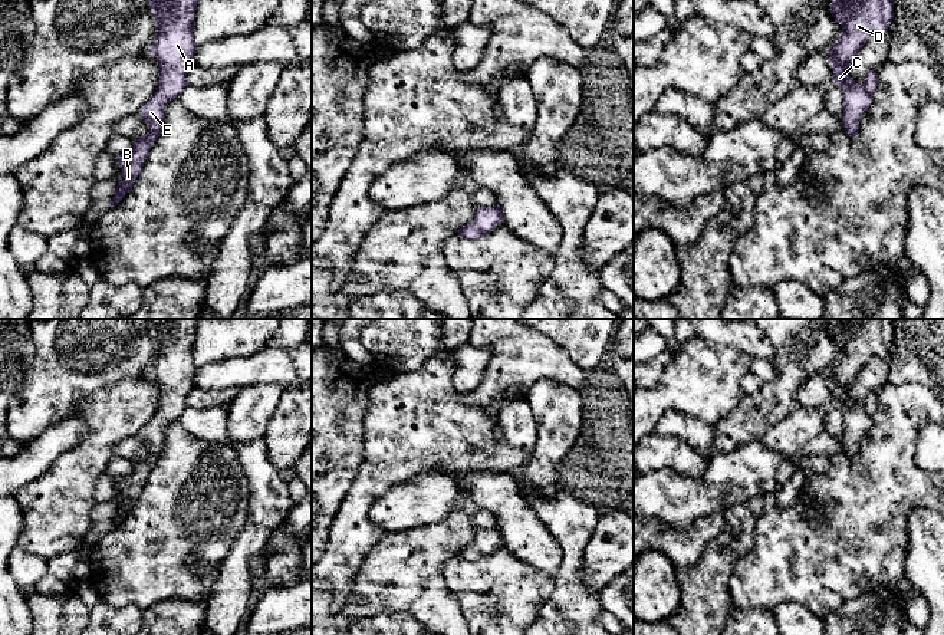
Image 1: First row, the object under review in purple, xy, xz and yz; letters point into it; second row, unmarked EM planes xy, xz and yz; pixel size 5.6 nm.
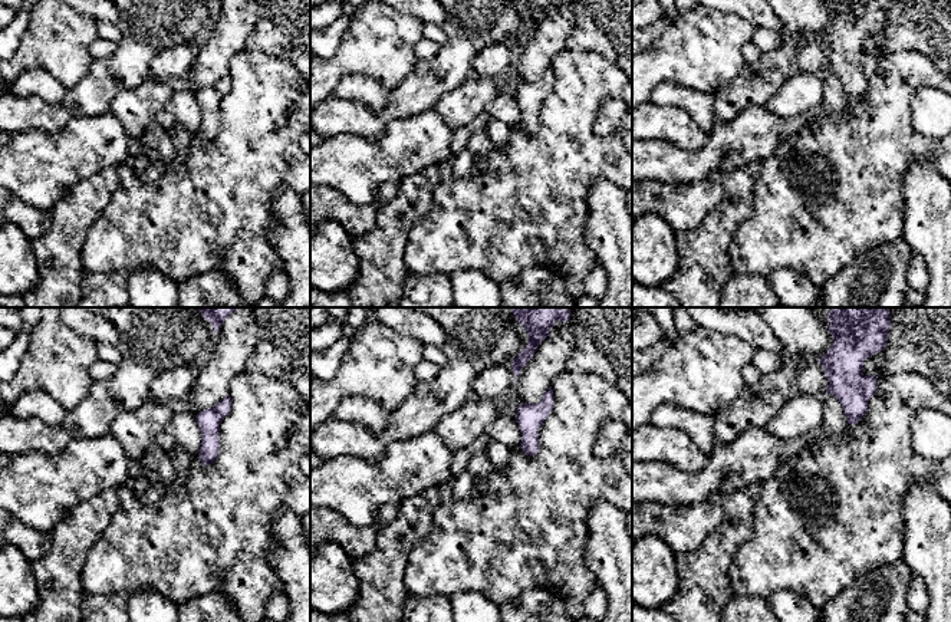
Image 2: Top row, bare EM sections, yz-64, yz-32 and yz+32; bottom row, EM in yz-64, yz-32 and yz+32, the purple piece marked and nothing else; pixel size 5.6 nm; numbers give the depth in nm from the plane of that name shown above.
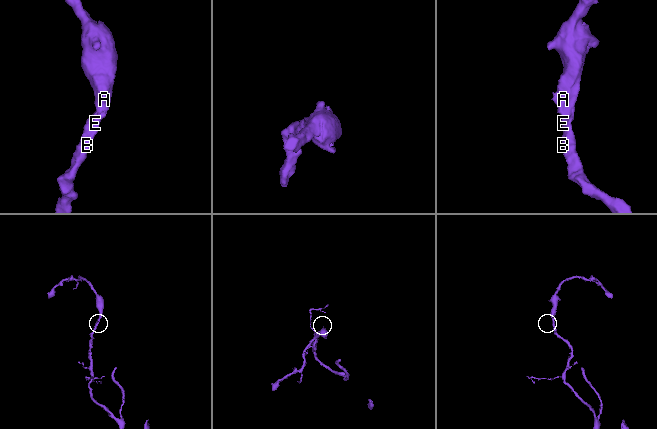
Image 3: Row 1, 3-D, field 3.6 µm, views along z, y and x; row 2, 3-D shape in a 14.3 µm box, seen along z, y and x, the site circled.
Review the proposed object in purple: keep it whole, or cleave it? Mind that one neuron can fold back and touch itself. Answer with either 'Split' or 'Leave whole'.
Leave whole

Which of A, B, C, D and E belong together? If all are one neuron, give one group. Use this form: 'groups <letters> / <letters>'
groups A B C D E

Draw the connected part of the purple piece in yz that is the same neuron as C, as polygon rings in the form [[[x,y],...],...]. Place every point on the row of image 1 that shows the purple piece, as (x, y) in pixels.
[[[832,0],[830,11],[841,24],[842,34],[826,56],[830,59],[833,82],[843,92],[845,134],[855,138],[859,119],[872,102],[878,73],[872,69],[866,73],[864,83],[856,83],[848,70],[871,34],[887,33],[894,19],[894,3],[892,0]]]

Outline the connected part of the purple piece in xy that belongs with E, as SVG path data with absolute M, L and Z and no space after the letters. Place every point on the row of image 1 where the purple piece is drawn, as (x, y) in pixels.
M148 0L157 22L151 53L158 63L159 83L154 96L138 111L148 125L147 134L134 139L129 154L115 159L122 178L118 180L109 207L115 207L132 190L151 145L162 132L165 105L180 98L188 85L187 72L194 65L194 53L198 46L193 37L197 3L198 0Z

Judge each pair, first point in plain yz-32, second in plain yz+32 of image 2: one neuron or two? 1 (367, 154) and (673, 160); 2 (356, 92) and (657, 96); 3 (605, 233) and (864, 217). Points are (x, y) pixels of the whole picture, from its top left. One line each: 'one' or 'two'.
1: one
2: one
3: two

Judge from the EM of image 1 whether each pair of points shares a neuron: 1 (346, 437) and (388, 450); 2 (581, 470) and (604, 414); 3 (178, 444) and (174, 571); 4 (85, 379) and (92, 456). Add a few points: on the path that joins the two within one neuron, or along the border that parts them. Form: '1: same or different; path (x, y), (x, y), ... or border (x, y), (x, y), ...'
1: different; border (367, 408), (362, 431), (362, 464), (355, 471)
2: same; path (595, 456), (604, 447), (604, 428)
3: same; path (178, 476), (178, 489), (170, 516), (170, 539)
4: different; border (117, 381), (92, 391), (68, 414)

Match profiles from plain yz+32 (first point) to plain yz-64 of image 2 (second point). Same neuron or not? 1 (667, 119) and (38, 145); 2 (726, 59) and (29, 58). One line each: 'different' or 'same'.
1: different
2: same

